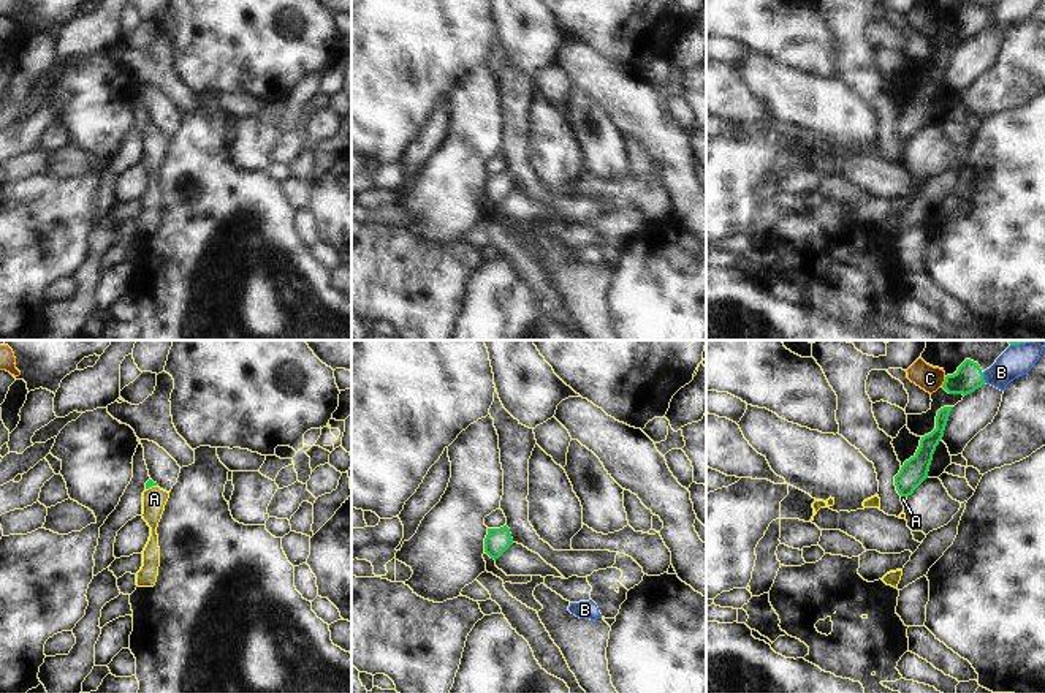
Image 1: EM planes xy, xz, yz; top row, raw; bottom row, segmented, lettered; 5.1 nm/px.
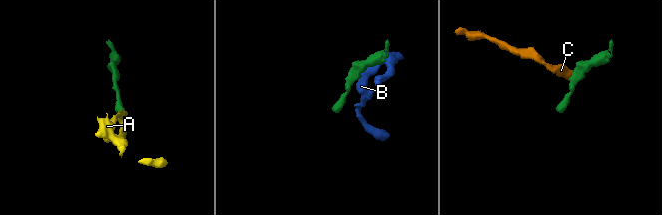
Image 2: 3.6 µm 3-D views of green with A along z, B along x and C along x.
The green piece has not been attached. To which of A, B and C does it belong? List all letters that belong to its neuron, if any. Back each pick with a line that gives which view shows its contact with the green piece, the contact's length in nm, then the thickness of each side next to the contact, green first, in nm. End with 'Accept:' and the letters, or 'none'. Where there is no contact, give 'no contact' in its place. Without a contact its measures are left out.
A: xy | 60 nm | 40/130 nm
Accept: A

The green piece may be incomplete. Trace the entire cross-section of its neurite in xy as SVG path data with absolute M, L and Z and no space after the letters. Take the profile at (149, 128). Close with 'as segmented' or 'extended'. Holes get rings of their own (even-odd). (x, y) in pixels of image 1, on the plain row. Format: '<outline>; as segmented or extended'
M149 125L146 128L146 136L142 138L142 165L150 172L149 187L142 196L142 212L136 218L138 233L154 233L158 222L160 212L160 193L157 172L165 157L165 150L169 144L169 138L160 134L157 128Z; extended

